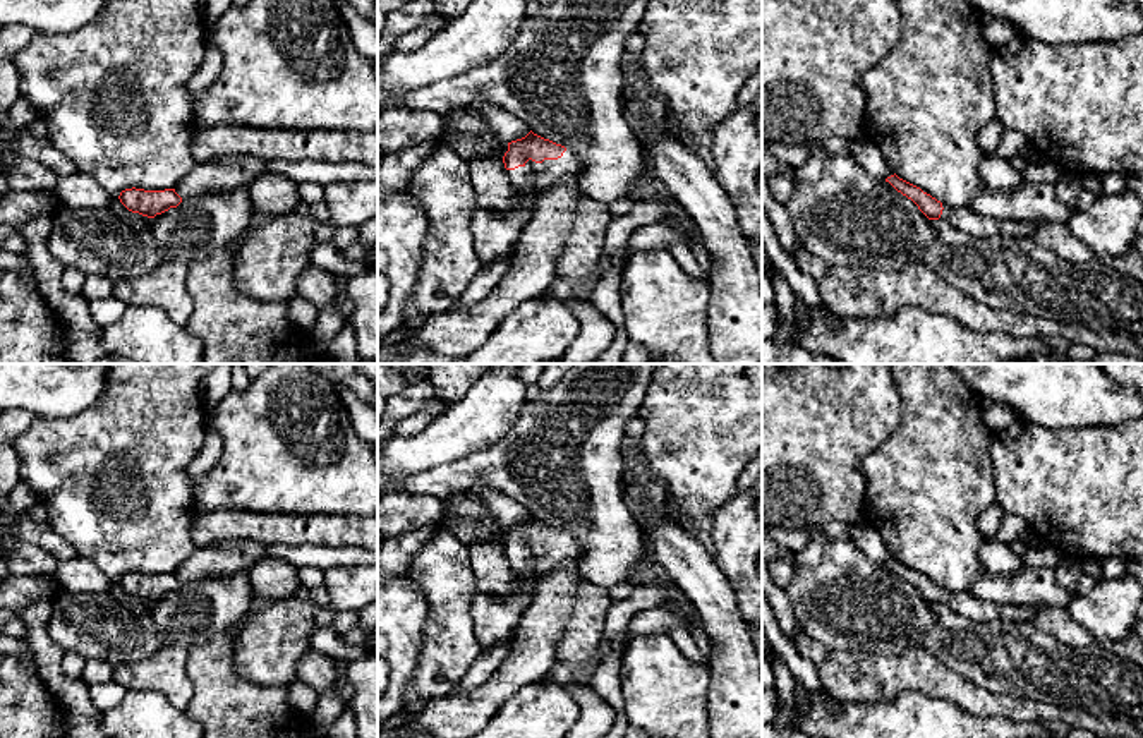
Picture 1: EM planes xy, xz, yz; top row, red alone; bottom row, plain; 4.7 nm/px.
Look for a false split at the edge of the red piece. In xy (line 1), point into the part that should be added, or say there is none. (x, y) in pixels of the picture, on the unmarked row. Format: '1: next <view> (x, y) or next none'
1: next none

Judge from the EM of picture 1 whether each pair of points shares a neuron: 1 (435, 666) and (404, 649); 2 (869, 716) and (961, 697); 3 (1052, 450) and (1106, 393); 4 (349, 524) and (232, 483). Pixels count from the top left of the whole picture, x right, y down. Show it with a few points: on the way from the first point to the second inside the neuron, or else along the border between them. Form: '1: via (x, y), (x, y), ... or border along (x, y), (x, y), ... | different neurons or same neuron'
1: border along (429, 617), (424, 627), (423, 651), (404, 694) | different neurons
2: border along (903, 690), (949, 701), (980, 716) | different neurons
3: border along (1034, 423), (1044, 428), (1114, 428) | different neurons
4: border along (284, 514), (350, 514), (359, 517) | different neurons

